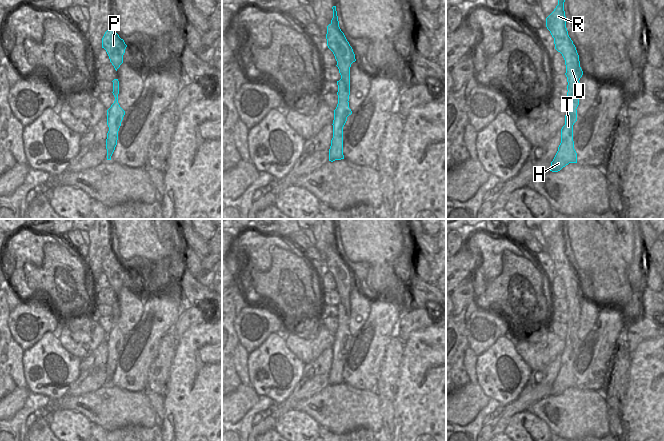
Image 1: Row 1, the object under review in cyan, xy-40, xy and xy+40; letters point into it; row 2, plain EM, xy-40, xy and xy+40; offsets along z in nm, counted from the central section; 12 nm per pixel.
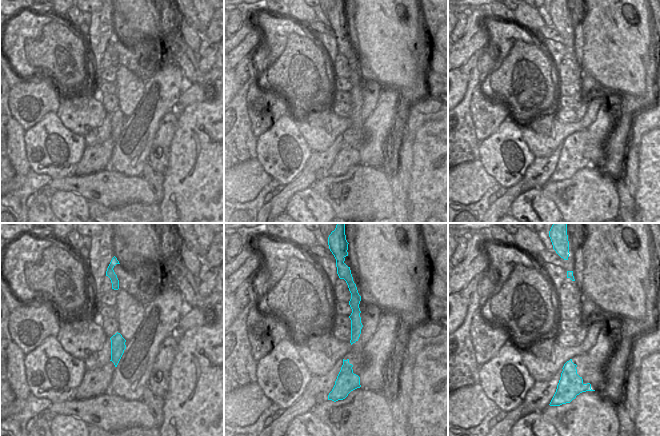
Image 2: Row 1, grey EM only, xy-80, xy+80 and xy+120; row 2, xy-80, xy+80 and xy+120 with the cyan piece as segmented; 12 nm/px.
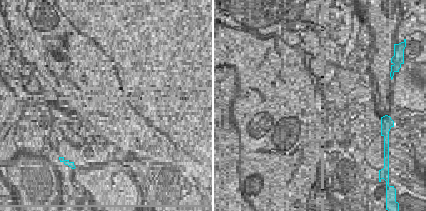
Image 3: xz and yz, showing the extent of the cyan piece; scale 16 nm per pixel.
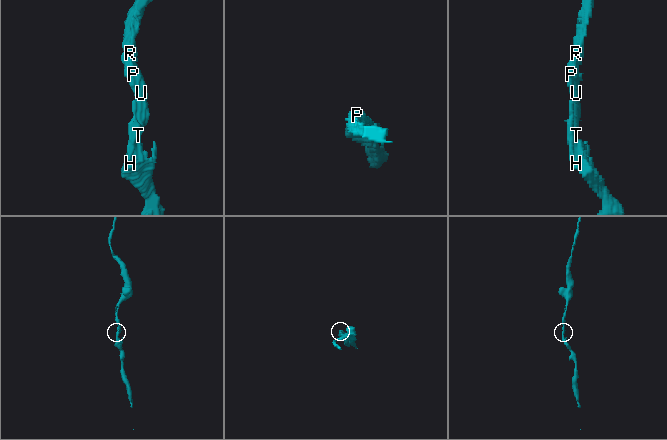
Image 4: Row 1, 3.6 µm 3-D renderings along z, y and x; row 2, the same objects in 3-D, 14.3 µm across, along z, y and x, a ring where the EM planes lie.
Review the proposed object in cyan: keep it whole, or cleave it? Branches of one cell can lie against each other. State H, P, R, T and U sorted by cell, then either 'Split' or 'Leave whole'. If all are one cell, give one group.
Groups: H P R T U. Leave whole

